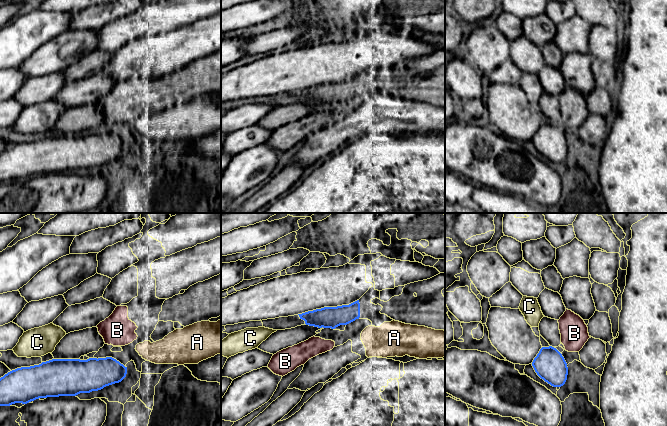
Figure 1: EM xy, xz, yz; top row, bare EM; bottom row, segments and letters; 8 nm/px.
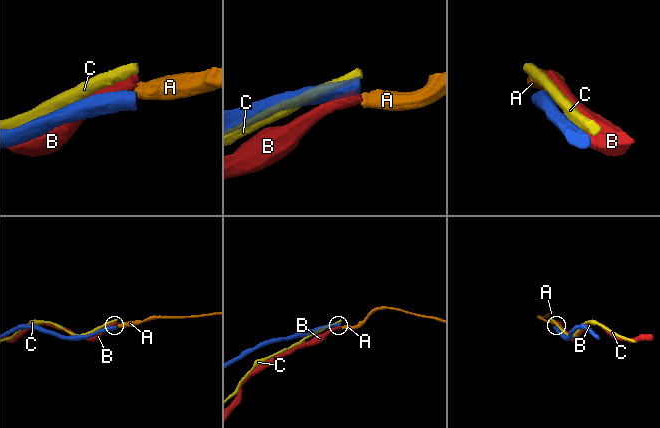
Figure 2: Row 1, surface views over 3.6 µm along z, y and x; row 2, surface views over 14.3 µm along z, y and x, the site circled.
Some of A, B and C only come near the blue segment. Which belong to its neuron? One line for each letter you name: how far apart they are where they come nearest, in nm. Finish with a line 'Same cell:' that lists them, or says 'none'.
Same cell: none

